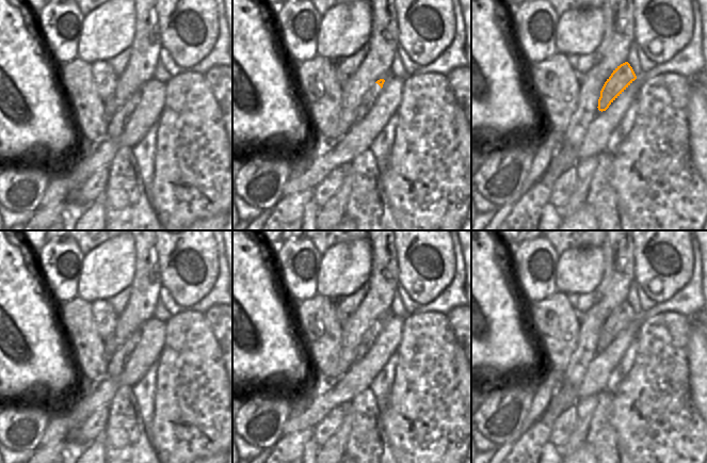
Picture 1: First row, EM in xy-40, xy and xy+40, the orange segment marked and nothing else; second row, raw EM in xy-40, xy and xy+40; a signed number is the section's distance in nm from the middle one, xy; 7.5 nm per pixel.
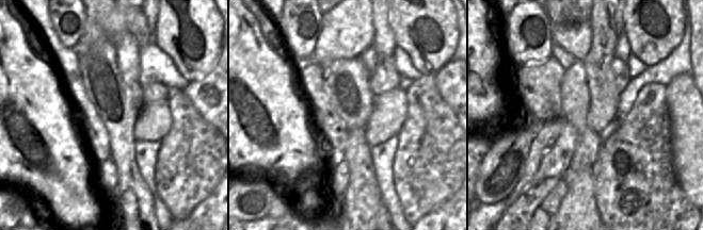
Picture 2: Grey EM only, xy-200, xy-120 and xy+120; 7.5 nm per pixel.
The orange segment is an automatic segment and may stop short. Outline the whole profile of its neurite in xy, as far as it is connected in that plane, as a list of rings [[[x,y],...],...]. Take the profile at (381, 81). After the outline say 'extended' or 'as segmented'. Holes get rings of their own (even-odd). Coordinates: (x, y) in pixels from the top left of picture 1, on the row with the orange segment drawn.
[[[380,79],[376,82],[374,82],[372,86],[368,90],[361,103],[355,112],[355,121],[360,119],[370,111],[381,93],[384,82],[384,79]]]; extended

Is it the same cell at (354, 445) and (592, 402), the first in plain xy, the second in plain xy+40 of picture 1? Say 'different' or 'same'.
different

